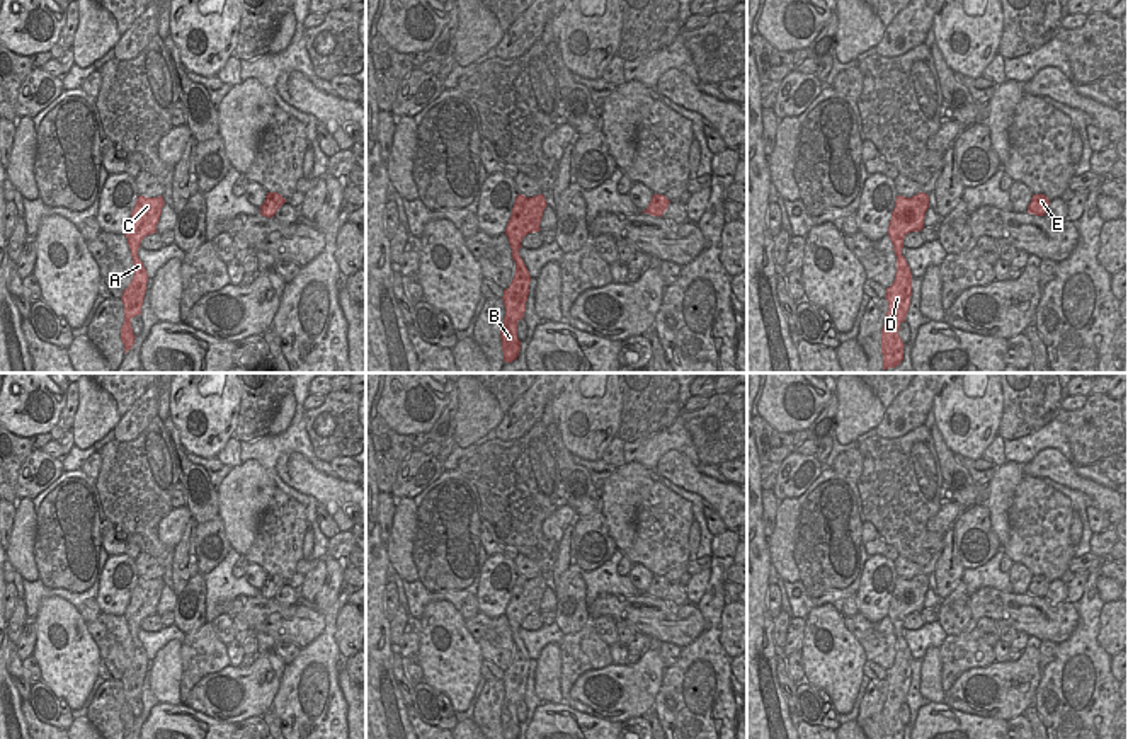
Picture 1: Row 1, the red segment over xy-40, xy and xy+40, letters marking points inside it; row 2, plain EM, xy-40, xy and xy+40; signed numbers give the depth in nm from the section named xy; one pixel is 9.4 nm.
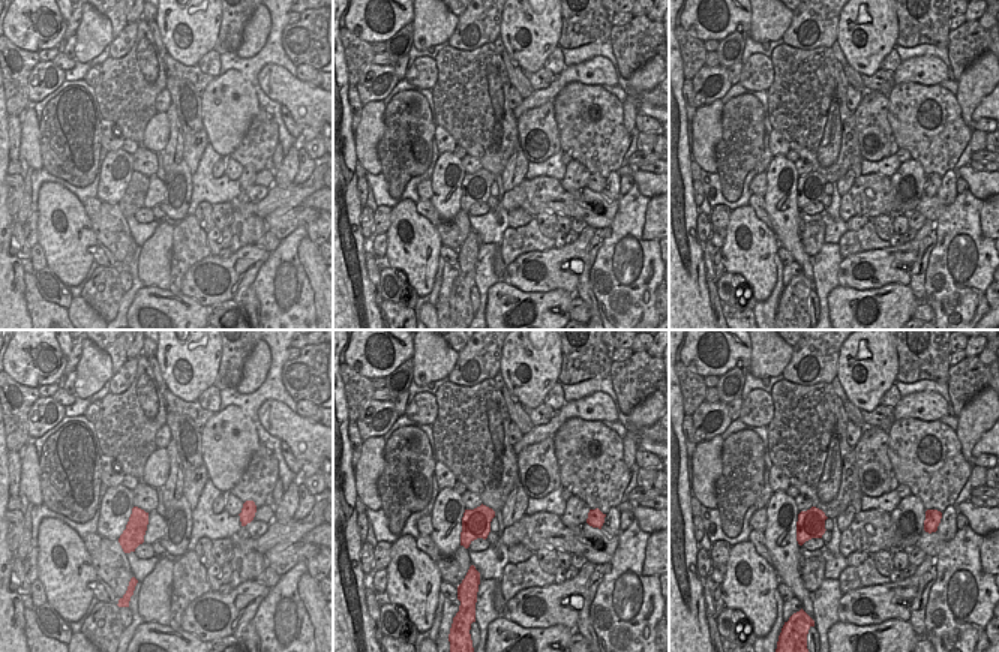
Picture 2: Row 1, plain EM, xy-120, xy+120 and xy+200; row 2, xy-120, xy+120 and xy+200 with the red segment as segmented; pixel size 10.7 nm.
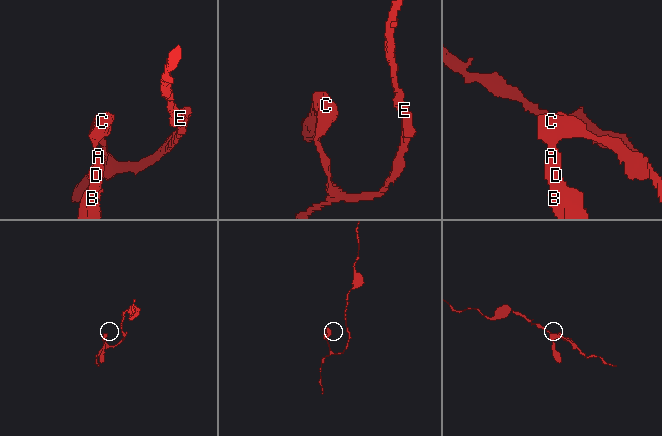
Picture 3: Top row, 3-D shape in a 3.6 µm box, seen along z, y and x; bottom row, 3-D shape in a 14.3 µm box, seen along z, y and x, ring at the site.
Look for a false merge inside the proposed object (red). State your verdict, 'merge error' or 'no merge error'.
no merge error

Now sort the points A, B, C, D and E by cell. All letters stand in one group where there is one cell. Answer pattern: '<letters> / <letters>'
A B C D E

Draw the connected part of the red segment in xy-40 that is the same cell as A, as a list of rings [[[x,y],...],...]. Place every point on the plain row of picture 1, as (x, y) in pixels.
[[[138,577],[136,586],[131,593],[129,604],[124,611],[134,645],[134,657],[121,678],[124,686],[124,705],[121,708],[121,722],[124,725],[124,736],[134,725],[136,717],[133,715],[131,700],[141,696],[141,688],[148,664],[148,656],[143,644],[138,639],[138,630],[141,628],[140,625],[146,616],[157,615],[157,606],[163,586],[165,582],[162,577],[158,579]]]

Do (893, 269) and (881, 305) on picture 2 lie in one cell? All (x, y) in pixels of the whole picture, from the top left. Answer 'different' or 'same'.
different

